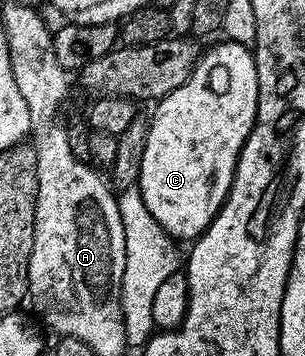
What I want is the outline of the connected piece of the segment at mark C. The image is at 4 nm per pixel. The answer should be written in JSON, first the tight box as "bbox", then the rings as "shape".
{"bbox":[138,39,258,243],"shape":[[[224,39],[221,42],[201,56],[196,70],[186,83],[182,83],[182,87],[155,102],[153,109],[156,110],[150,113],[146,151],[142,155],[138,182],[142,199],[160,226],[174,239],[185,243],[201,237],[224,206],[232,177],[236,174],[236,161],[250,131],[256,126],[258,71],[253,50],[236,41]]]}

